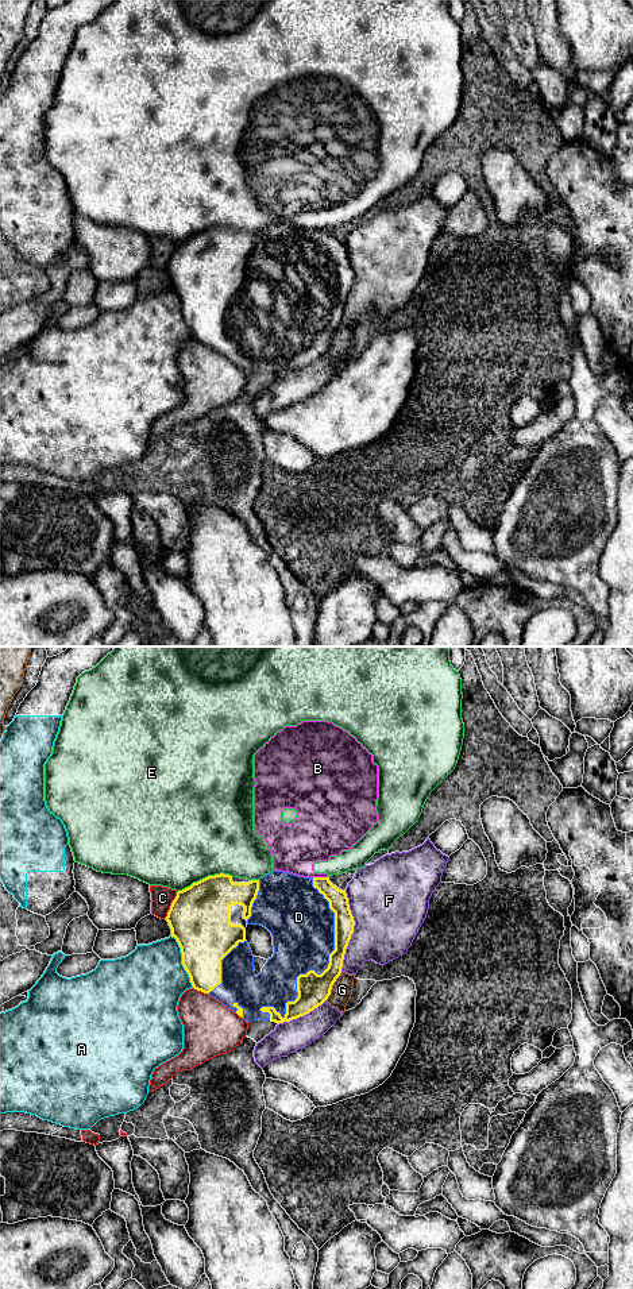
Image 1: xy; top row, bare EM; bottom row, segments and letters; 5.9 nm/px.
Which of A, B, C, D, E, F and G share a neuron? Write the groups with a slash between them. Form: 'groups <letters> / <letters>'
groups A / B E / C / D / F / G

